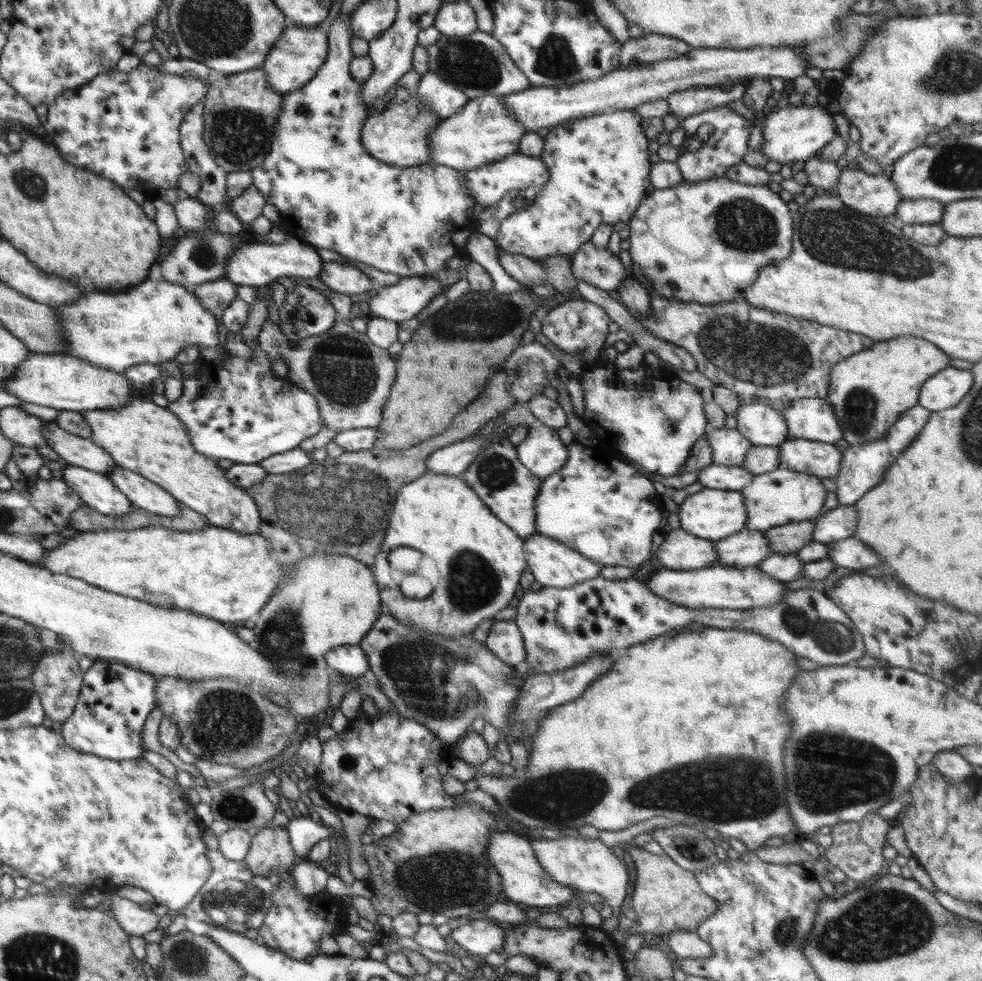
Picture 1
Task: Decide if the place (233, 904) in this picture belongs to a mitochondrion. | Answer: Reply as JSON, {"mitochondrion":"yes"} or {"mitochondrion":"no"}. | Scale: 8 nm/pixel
{"mitochondrion":"yes"}

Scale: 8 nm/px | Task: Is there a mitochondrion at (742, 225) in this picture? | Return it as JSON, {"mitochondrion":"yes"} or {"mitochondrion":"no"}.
{"mitochondrion":"yes"}

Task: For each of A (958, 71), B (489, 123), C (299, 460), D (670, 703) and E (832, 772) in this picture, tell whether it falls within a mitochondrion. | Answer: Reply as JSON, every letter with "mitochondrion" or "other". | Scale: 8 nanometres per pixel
{"A":"mitochondrion","B":"other","C":"mitochondrion","D":"other","E":"mitochondrion"}

